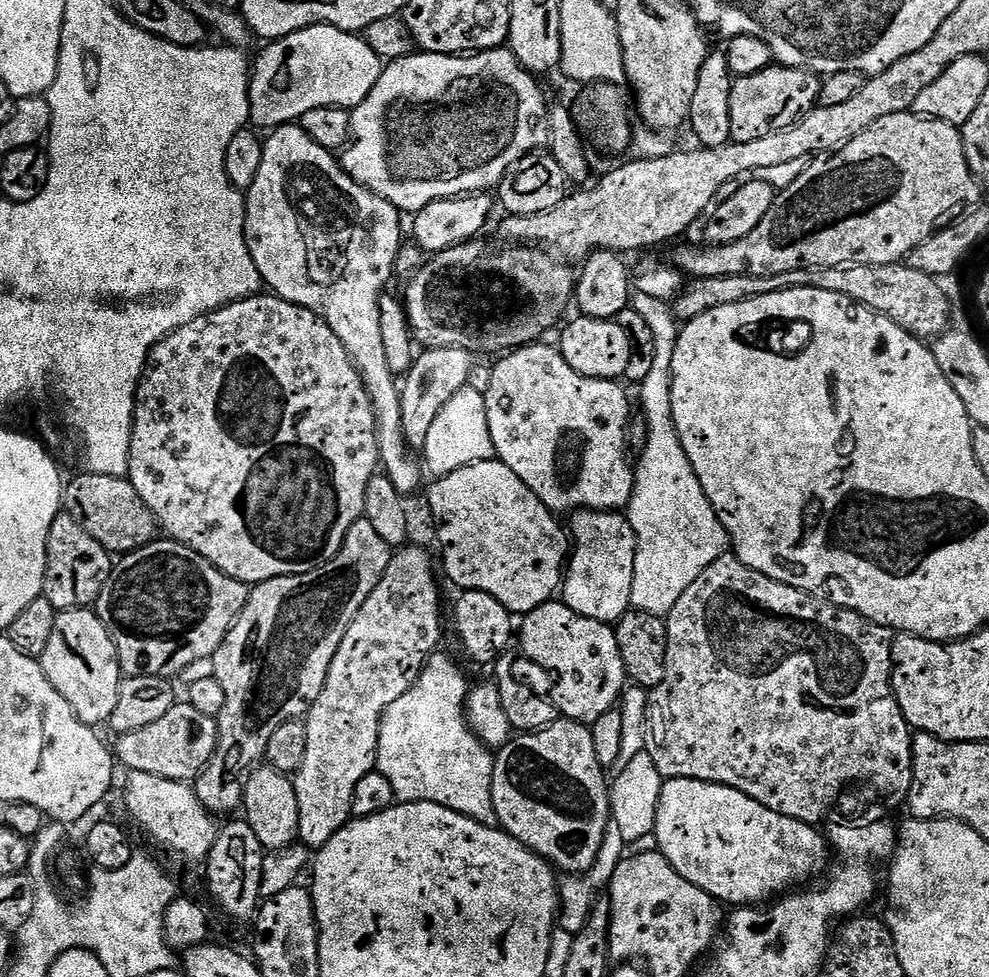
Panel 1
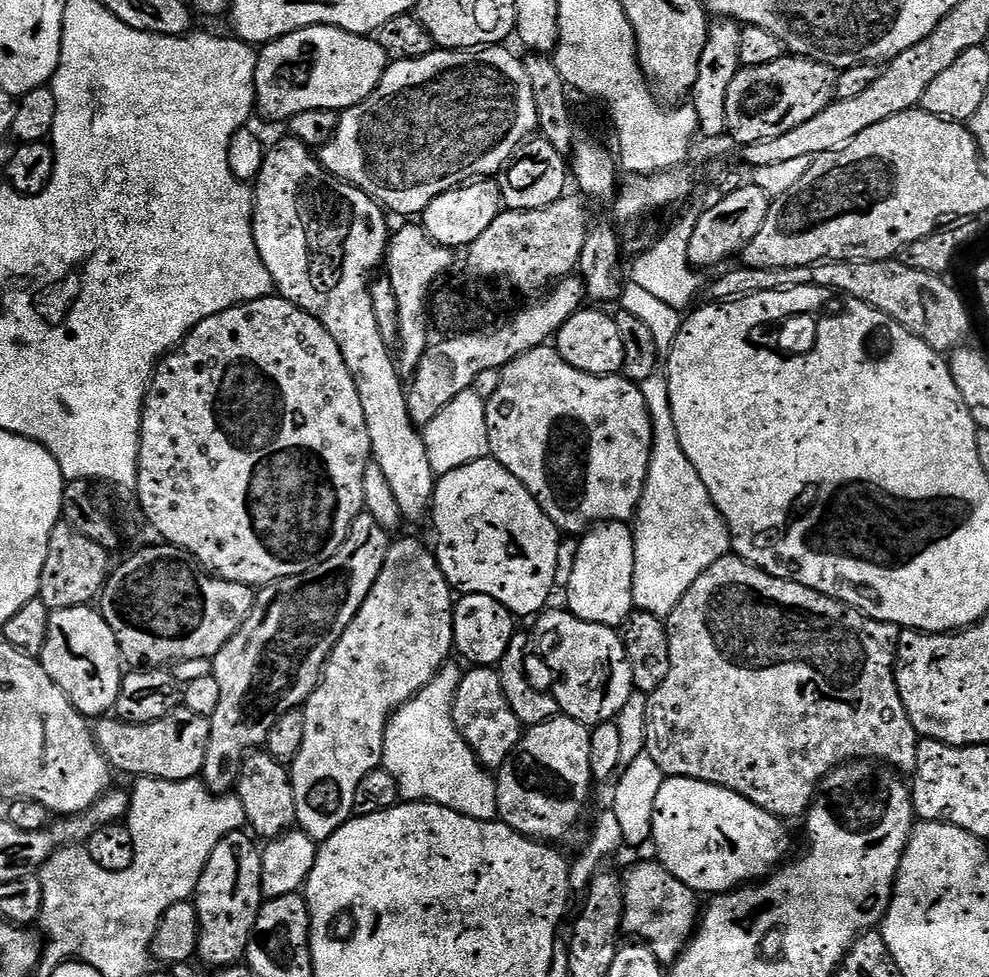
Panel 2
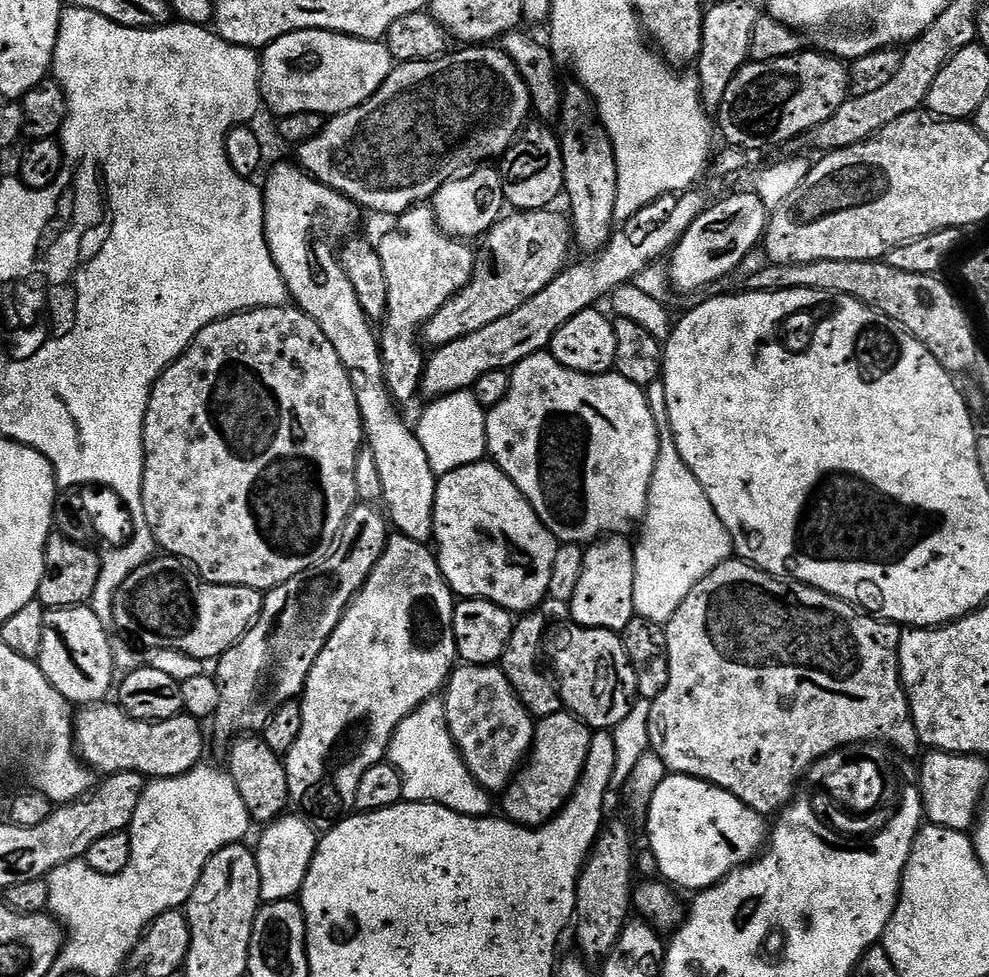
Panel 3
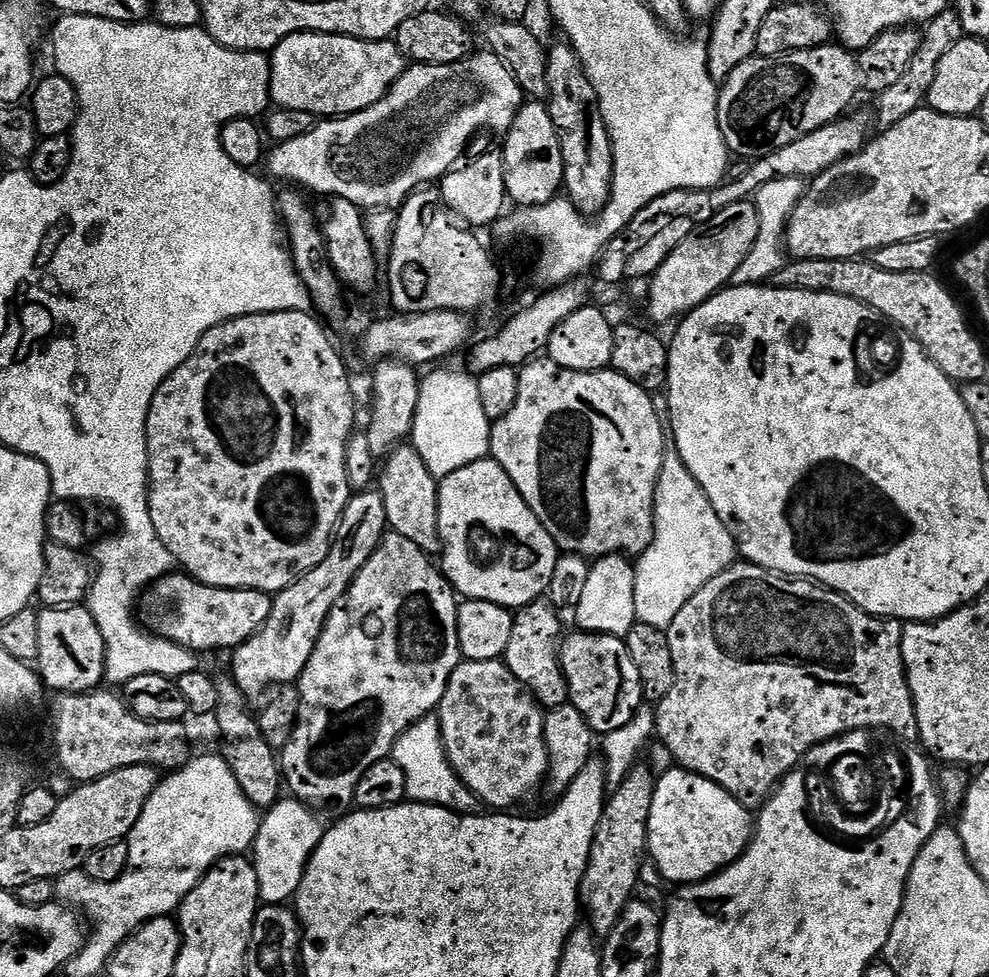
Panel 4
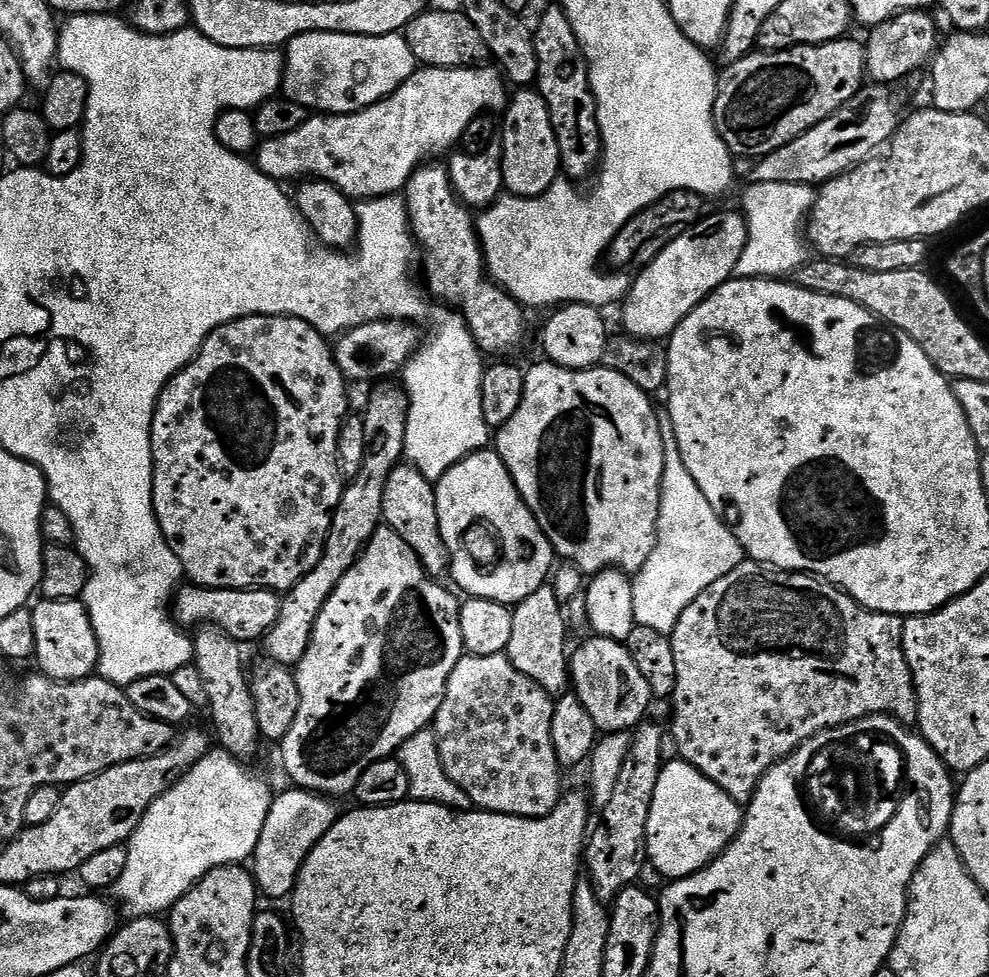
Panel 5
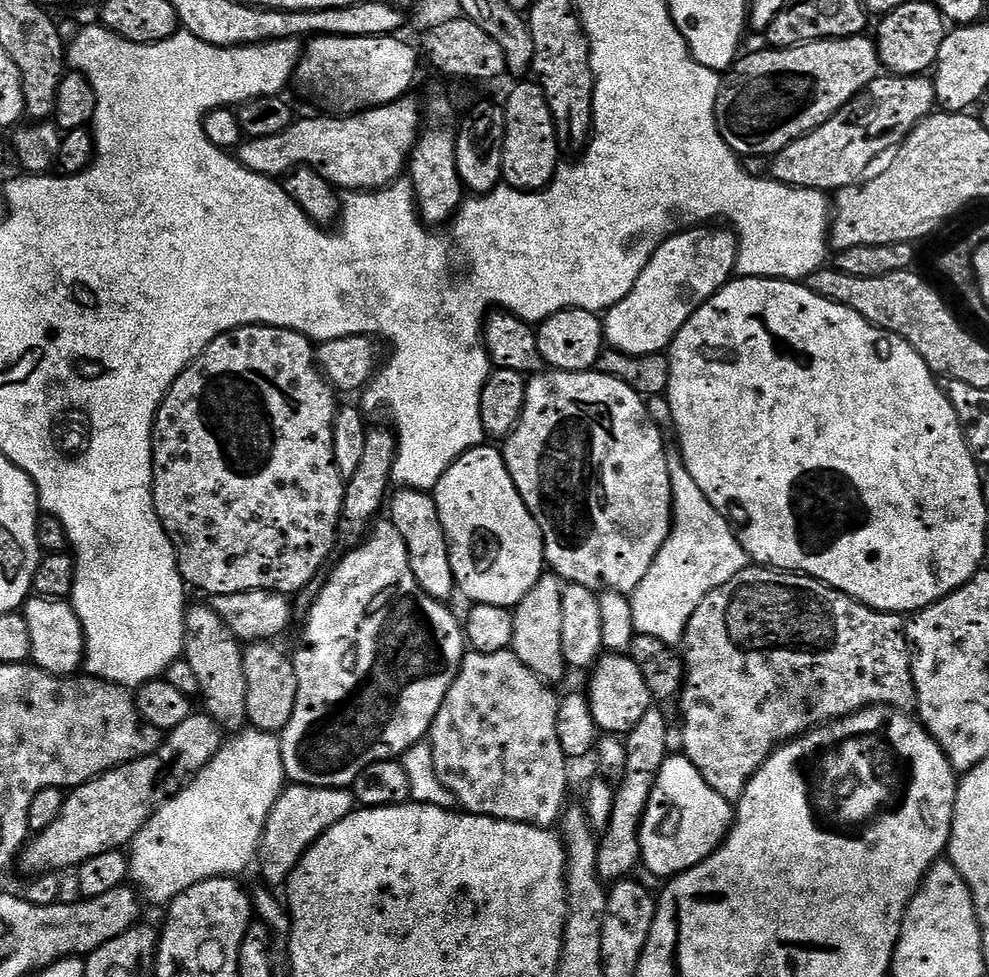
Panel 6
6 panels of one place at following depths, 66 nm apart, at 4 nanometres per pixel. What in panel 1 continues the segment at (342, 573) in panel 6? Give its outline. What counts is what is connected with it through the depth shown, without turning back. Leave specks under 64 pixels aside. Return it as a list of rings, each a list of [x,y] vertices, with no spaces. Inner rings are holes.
[[[405,546],[393,555],[392,561],[386,566],[386,574],[382,578],[382,582],[378,582],[378,586],[374,586],[374,594],[370,594],[370,598],[366,598],[362,610],[358,610],[354,622],[350,622],[350,630],[346,630],[346,638],[342,638],[342,646],[338,646],[338,654],[334,654],[334,662],[330,662],[330,674],[326,678],[326,686],[322,690],[322,694],[318,694],[314,706],[307,714],[306,758],[302,758],[302,766],[294,774],[294,779],[298,794],[298,814],[300,815],[299,843],[309,850],[324,848],[326,842],[330,842],[330,838],[334,838],[334,834],[338,834],[338,830],[348,823],[352,816],[350,798],[354,794],[354,786],[358,786],[360,779],[366,778],[366,774],[376,768],[378,742],[380,741],[380,717],[384,715],[385,708],[398,702],[398,698],[402,698],[402,694],[406,694],[406,690],[410,690],[416,685],[416,680],[420,677],[424,665],[428,663],[432,653],[441,647],[440,635],[444,632],[444,624],[440,621],[440,588],[436,585],[436,576],[432,573],[432,564],[428,561],[427,554],[420,548],[412,547]]]

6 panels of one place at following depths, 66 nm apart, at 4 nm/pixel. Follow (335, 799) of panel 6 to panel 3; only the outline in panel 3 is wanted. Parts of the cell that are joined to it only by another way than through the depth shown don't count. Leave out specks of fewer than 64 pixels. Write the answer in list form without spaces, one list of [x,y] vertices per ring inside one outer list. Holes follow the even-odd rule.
[[[285,814],[267,825],[261,831],[264,833],[260,836],[260,845],[255,845],[261,901],[278,902],[299,897],[300,888],[306,882],[310,862],[316,853],[318,832],[311,828],[313,825],[303,815],[292,815]]]

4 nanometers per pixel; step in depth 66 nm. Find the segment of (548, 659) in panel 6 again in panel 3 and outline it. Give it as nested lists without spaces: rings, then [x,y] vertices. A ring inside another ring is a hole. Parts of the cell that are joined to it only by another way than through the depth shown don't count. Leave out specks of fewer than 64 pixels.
[[[533,610],[521,615],[513,623],[510,642],[506,642],[506,650],[498,661],[499,667],[504,669],[510,686],[514,686],[514,694],[518,694],[522,706],[526,706],[528,713],[537,721],[550,718],[550,714],[565,711],[564,700],[560,696],[560,689],[555,679],[547,671],[544,673],[540,669],[540,656],[542,660],[542,653],[546,648],[546,633],[550,628],[547,618],[539,616],[540,614],[539,611]]]

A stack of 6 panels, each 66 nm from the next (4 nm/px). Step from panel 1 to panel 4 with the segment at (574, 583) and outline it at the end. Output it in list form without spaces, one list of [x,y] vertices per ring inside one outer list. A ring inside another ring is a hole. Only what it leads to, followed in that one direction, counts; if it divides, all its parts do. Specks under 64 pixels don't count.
[[[620,554],[601,556],[591,561],[592,569],[580,588],[580,597],[576,600],[576,620],[581,629],[586,632],[599,632],[601,636],[627,637],[630,629],[637,624],[634,610],[634,578],[636,570],[631,559]]]

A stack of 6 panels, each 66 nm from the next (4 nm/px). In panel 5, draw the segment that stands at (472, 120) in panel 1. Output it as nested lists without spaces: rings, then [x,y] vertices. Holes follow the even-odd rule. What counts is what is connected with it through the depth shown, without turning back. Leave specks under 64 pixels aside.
[[[421,67],[410,78],[406,78],[406,82],[402,82],[394,94],[379,100],[374,106],[364,108],[361,112],[350,112],[347,116],[316,114],[298,126],[298,130],[264,140],[254,153],[254,163],[262,174],[274,181],[295,181],[297,178],[325,180],[338,186],[338,190],[342,190],[349,198],[359,198],[361,201],[403,193],[414,170],[440,158],[443,152],[451,153],[459,145],[456,143],[463,138],[472,120],[478,119],[483,112],[499,113],[507,105],[510,92],[506,81],[495,67],[488,67]]]

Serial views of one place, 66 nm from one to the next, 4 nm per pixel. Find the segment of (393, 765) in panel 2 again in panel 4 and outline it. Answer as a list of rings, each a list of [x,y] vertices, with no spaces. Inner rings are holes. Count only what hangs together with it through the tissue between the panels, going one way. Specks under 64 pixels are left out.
[[[435,715],[423,716],[414,722],[396,740],[392,747],[391,759],[402,766],[402,774],[406,774],[407,799],[418,804],[436,804],[440,808],[449,808],[451,812],[472,814],[477,811],[476,795],[456,777],[456,771],[450,766],[448,755],[444,752],[442,730],[439,719]]]

